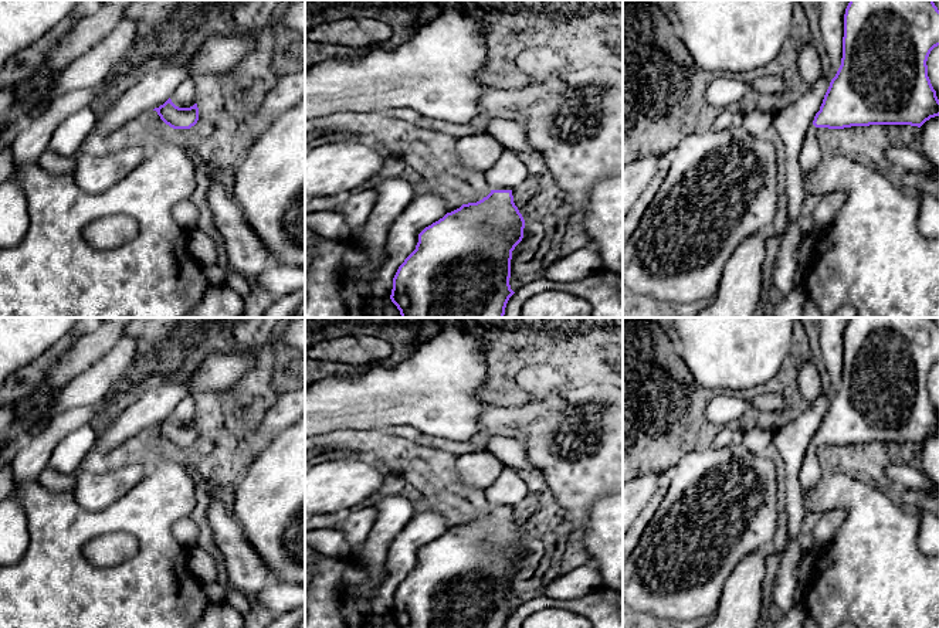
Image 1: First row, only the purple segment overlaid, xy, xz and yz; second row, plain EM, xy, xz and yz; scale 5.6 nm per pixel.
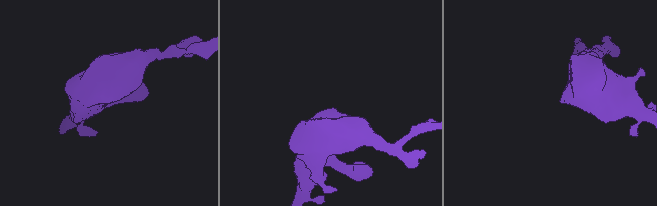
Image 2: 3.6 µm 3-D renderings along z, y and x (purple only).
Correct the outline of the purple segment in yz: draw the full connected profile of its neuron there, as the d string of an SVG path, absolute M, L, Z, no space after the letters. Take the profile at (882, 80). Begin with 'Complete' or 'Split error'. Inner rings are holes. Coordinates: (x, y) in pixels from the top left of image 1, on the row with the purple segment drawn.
Split error. M850 0L844 14L841 65L831 79L820 111L799 153L806 180L820 163L817 129L869 125L921 128L939 116L939 99L928 77L928 57L939 45L939 10L933 0Z

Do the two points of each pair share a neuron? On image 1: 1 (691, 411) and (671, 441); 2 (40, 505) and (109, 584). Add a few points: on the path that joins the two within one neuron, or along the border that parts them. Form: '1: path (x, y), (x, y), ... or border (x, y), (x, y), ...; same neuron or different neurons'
1: path (684, 418), (671, 434); same neuron
2: path (58, 528), (58, 545), (87, 573); same neuron

